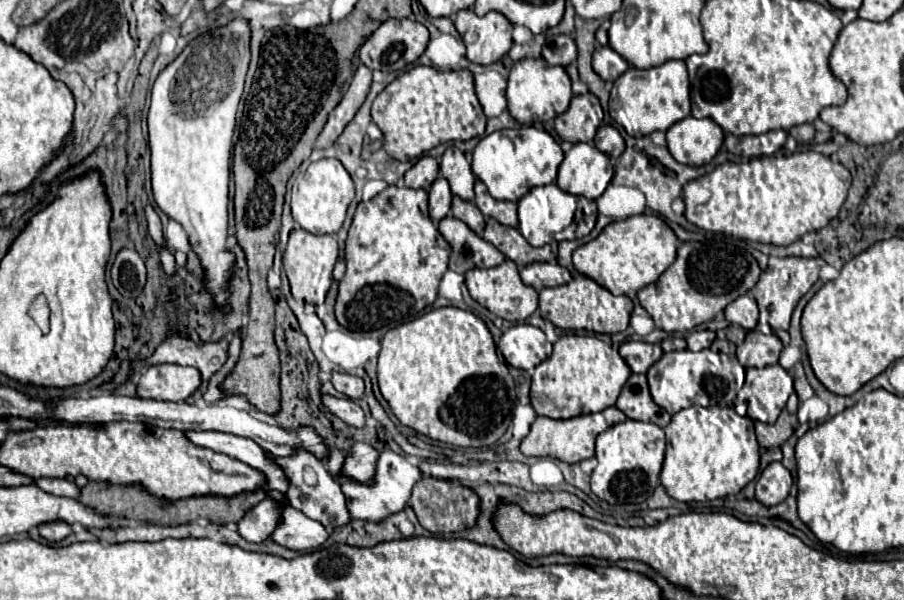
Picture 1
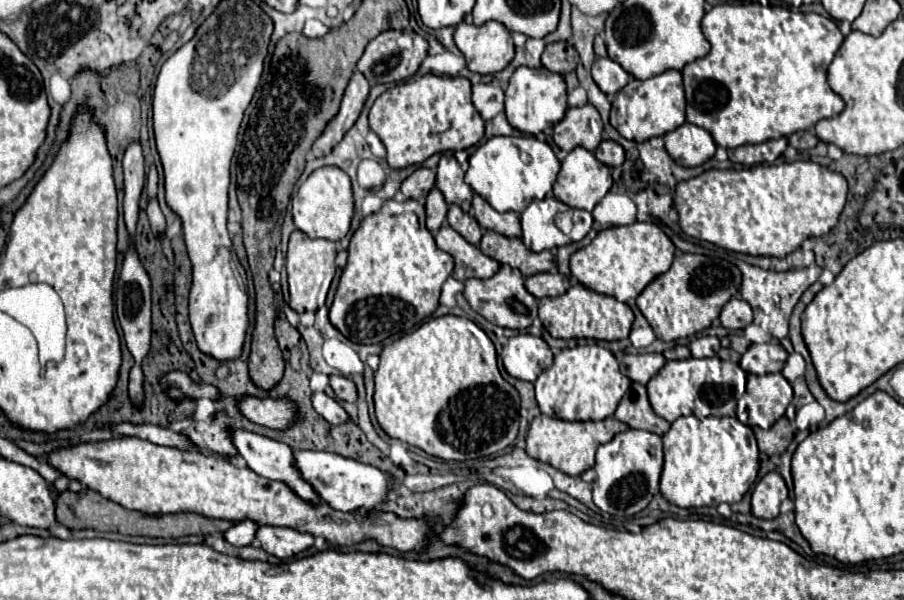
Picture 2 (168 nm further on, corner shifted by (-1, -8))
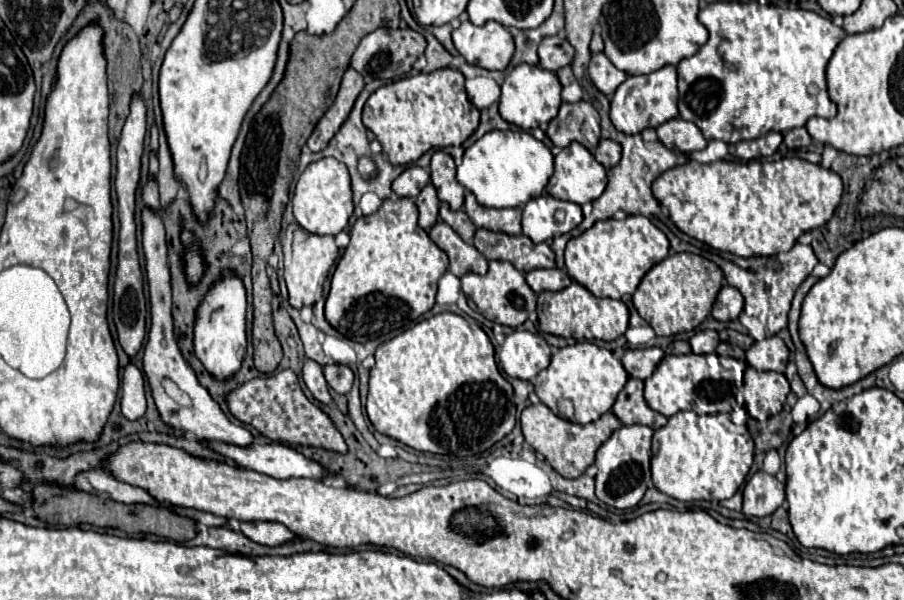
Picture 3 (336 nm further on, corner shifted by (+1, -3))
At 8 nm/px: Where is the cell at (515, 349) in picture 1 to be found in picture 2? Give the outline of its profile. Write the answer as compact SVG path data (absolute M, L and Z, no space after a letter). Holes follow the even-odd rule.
M520 333L508 339L500 359L508 375L522 381L536 381L552 365L552 351L542 337Z

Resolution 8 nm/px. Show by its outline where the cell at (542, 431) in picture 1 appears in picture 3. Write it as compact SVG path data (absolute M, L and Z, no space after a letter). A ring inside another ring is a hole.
M542 402L526 406L522 410L520 424L522 424L522 434L524 434L526 442L534 448L534 452L540 452L546 458L546 462L564 478L578 478L594 462L596 450L610 438L610 434L614 430L618 430L622 426L622 422L612 412L606 412L596 422L590 422L586 426L574 424L570 420L556 416Z

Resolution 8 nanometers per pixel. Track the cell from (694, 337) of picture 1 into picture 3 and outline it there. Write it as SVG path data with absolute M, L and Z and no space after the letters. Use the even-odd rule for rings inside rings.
M702 330L702 332L696 332L690 338L690 346L692 346L694 354L710 354L710 352L714 352L718 342L720 340L718 340L716 330Z

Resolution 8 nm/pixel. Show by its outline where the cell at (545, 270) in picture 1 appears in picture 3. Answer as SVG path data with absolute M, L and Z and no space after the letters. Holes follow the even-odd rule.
M552 268L552 270L530 270L526 272L526 280L530 284L530 288L538 294L538 292L544 292L544 290L564 290L566 286L572 284L570 276L564 272L564 270L558 270L558 268Z

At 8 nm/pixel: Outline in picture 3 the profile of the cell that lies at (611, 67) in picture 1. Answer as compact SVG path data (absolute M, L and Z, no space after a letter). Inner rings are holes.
M592 54L592 60L590 60L590 66L588 66L588 72L590 72L590 78L594 82L594 86L606 94L606 96L612 96L616 92L616 88L628 78L626 72L618 70L608 58L606 54Z

